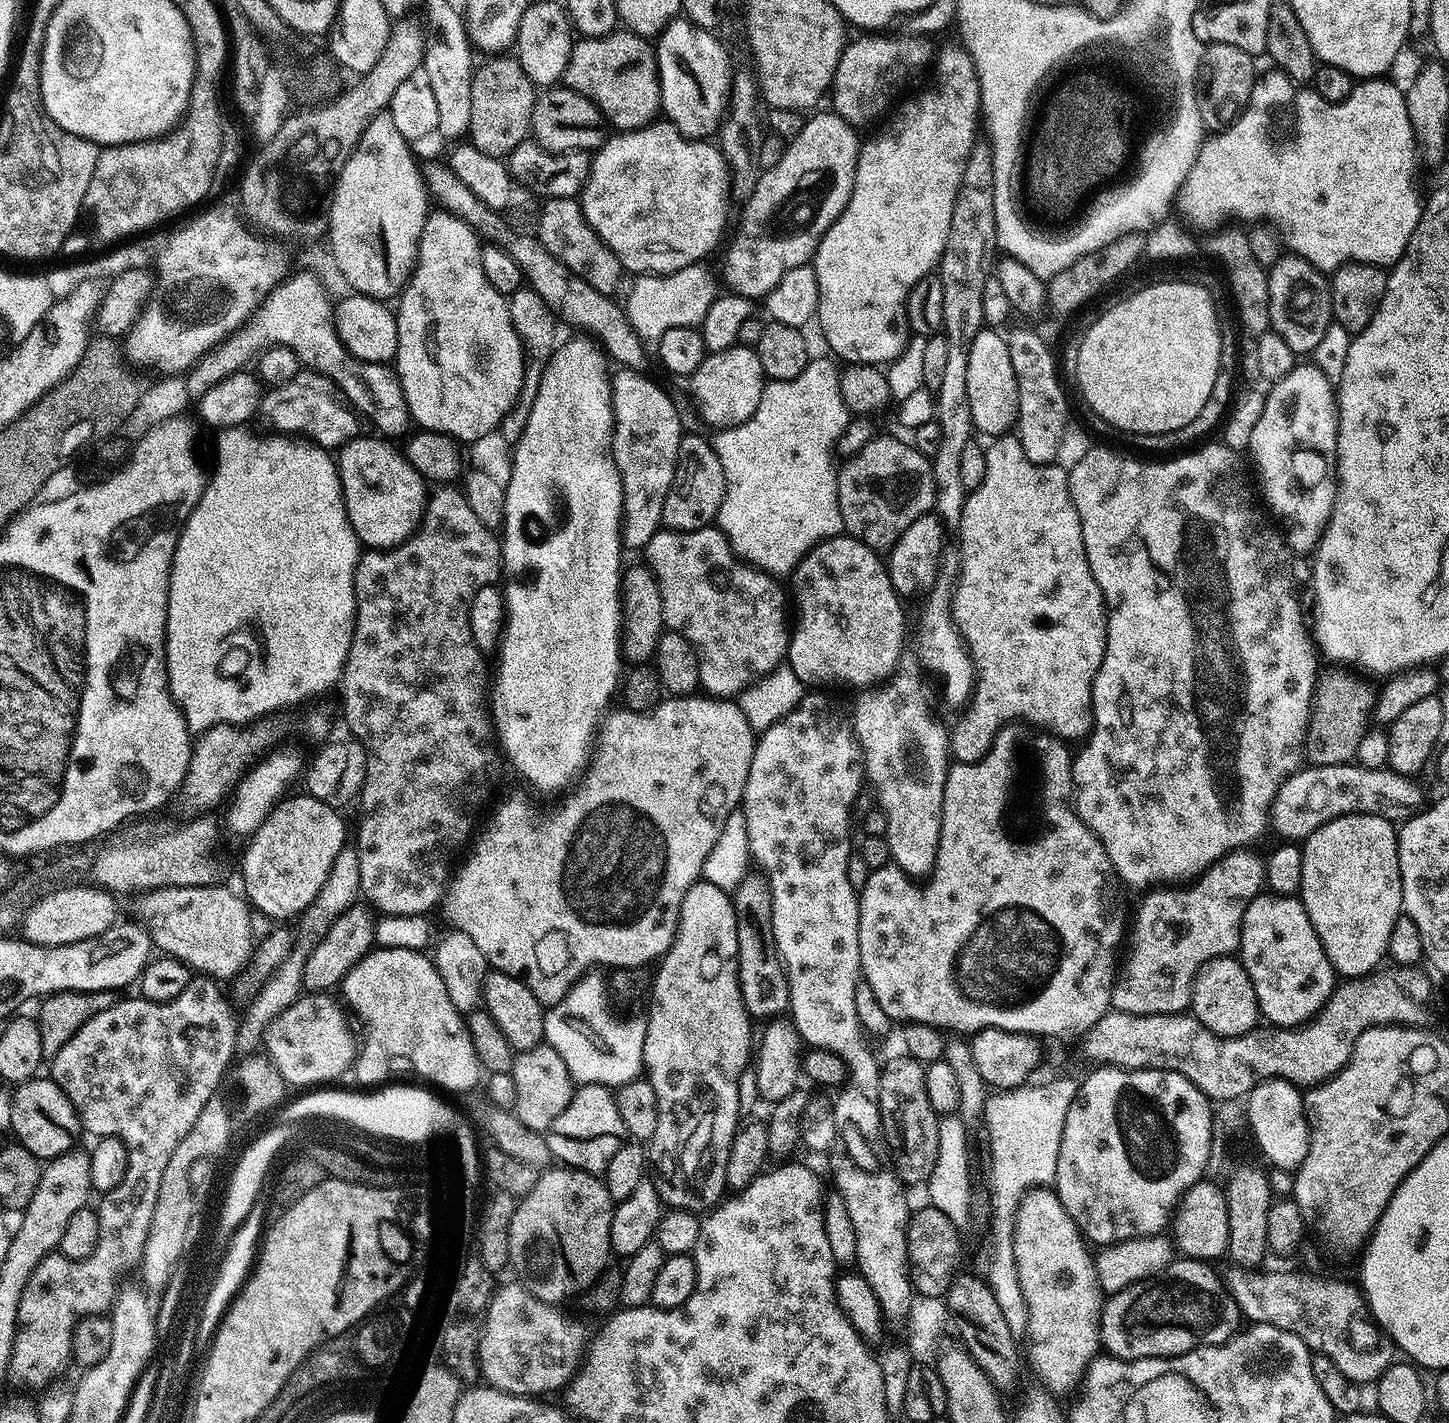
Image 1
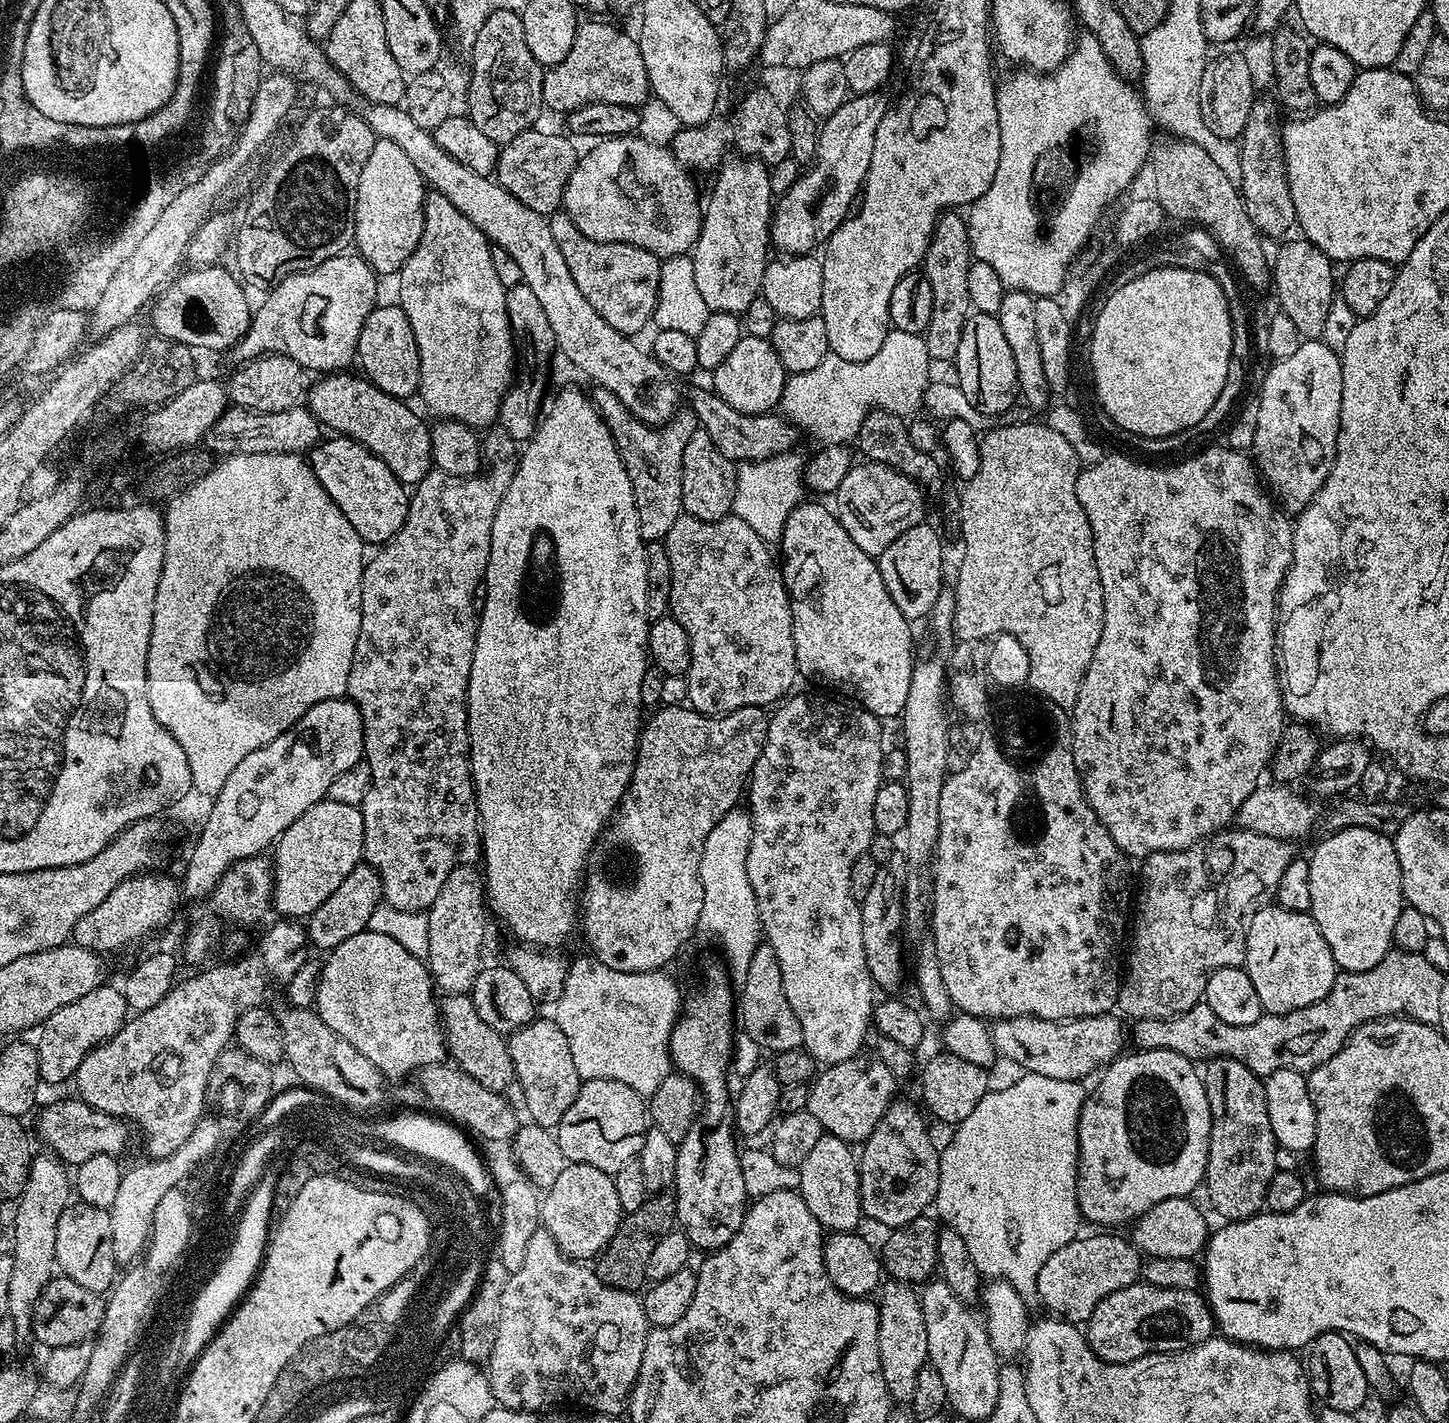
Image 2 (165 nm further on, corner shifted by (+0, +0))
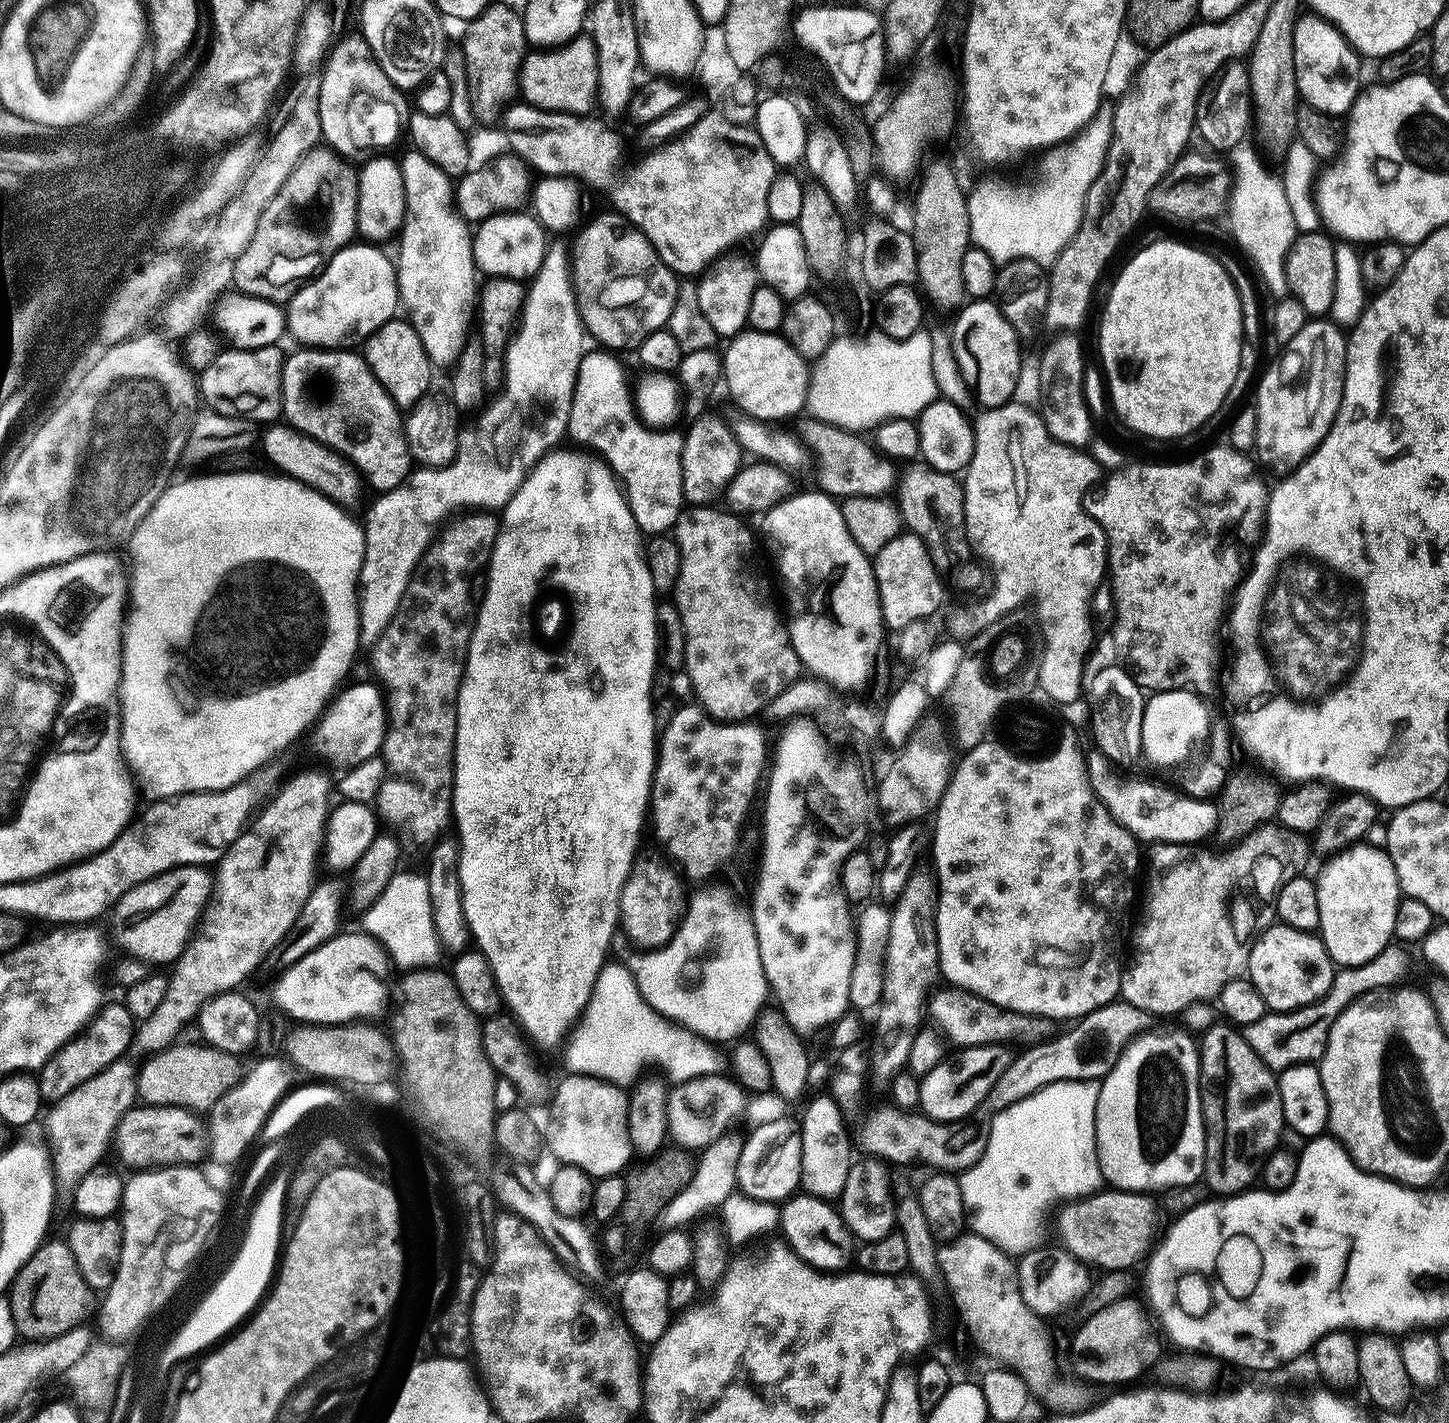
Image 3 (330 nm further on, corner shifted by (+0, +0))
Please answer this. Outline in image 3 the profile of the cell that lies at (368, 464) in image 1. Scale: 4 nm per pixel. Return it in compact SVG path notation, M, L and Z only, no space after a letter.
M276 422L269 428L272 429L265 436L263 433L262 444L264 440L264 452L272 459L272 464L276 467L273 469L292 477L293 480L301 480L303 484L310 486L316 492L321 492L334 503L352 510L352 507L359 502L360 495L366 492L366 481L349 460L344 459L333 448L319 444L314 438L305 436L287 423Z

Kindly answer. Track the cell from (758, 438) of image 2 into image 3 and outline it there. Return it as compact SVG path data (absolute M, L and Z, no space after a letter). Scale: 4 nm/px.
M804 418L799 421L799 439L816 459L816 476L820 479L819 487L833 498L850 496L884 496L895 489L898 484L898 468L891 459L878 451L871 443L864 441L863 435L847 432L825 420Z

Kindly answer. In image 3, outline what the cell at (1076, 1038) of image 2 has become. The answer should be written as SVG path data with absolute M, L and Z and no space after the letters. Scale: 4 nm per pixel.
M944 986L944 989L933 991L930 996L930 1016L934 1021L935 1027L940 1029L949 1041L952 1040L956 1046L960 1048L977 1048L983 1044L1003 1044L1005 1046L1013 1046L1012 1044L1020 1044L1016 1046L1027 1046L1029 1044L1042 1044L1049 1039L1054 1032L1053 1021L1046 1016L1031 1016L1025 1012L1015 1012L1014 1010L1006 1010L994 1006L994 1002L986 1002L986 998L976 996L972 992L967 992L961 988L953 988Z

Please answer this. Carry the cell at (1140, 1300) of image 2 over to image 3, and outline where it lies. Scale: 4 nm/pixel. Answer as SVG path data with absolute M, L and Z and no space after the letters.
M1136 1298L1119 1300L1114 1306L1106 1306L1083 1317L1084 1325L1072 1336L1072 1364L1076 1367L1077 1377L1093 1380L1096 1384L1128 1386L1131 1380L1138 1379L1161 1359L1161 1333L1149 1309L1141 1304Z

